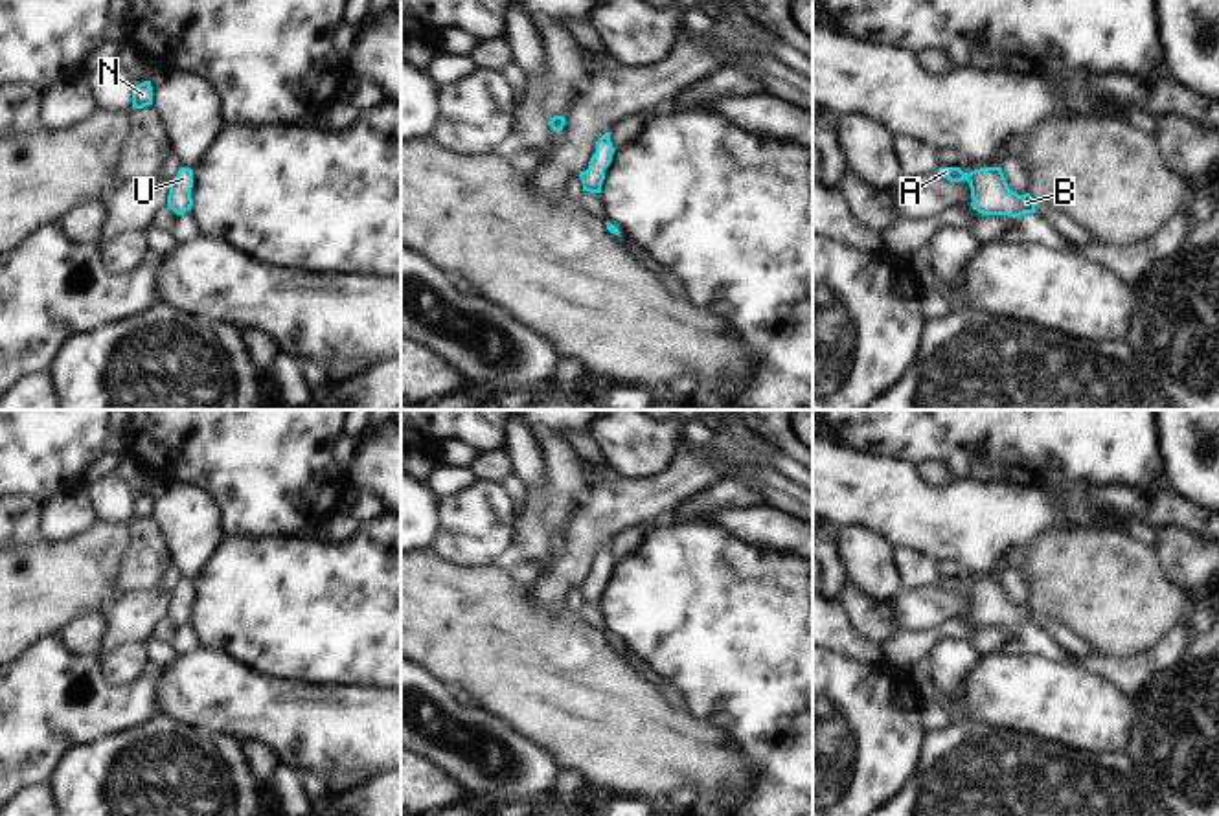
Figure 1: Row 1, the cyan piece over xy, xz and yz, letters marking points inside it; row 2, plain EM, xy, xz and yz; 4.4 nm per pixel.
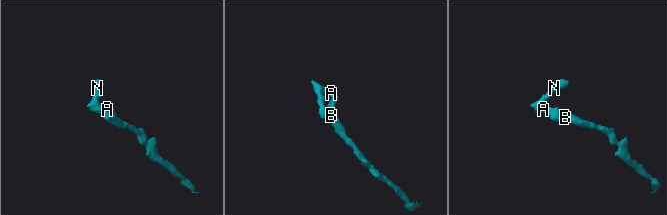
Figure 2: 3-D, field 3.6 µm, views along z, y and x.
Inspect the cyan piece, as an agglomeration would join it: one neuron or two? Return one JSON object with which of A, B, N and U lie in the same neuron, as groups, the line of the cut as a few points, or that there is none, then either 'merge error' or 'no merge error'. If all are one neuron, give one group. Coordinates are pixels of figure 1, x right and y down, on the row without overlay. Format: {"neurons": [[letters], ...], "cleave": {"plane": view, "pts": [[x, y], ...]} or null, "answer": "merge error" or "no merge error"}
{"neurons": [["A", "B", "N", "U"]], "cleave": null, "answer": "no merge error"}

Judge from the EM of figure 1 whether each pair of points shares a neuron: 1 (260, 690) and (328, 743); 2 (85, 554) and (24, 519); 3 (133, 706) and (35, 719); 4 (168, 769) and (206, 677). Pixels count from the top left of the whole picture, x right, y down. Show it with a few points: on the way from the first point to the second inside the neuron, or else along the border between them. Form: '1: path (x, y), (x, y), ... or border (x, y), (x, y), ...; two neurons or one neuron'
1: path (276, 706), (291, 719), (311, 728); one neuron
2: border (41, 541), (19, 546); two neurons
3: path (109, 708), (59, 710); one neuron
4: border (162, 714), (212, 734); two neurons

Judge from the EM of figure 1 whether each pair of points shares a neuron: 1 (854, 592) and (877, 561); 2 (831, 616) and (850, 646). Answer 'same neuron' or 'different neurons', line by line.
1: different neurons
2: same neuron

